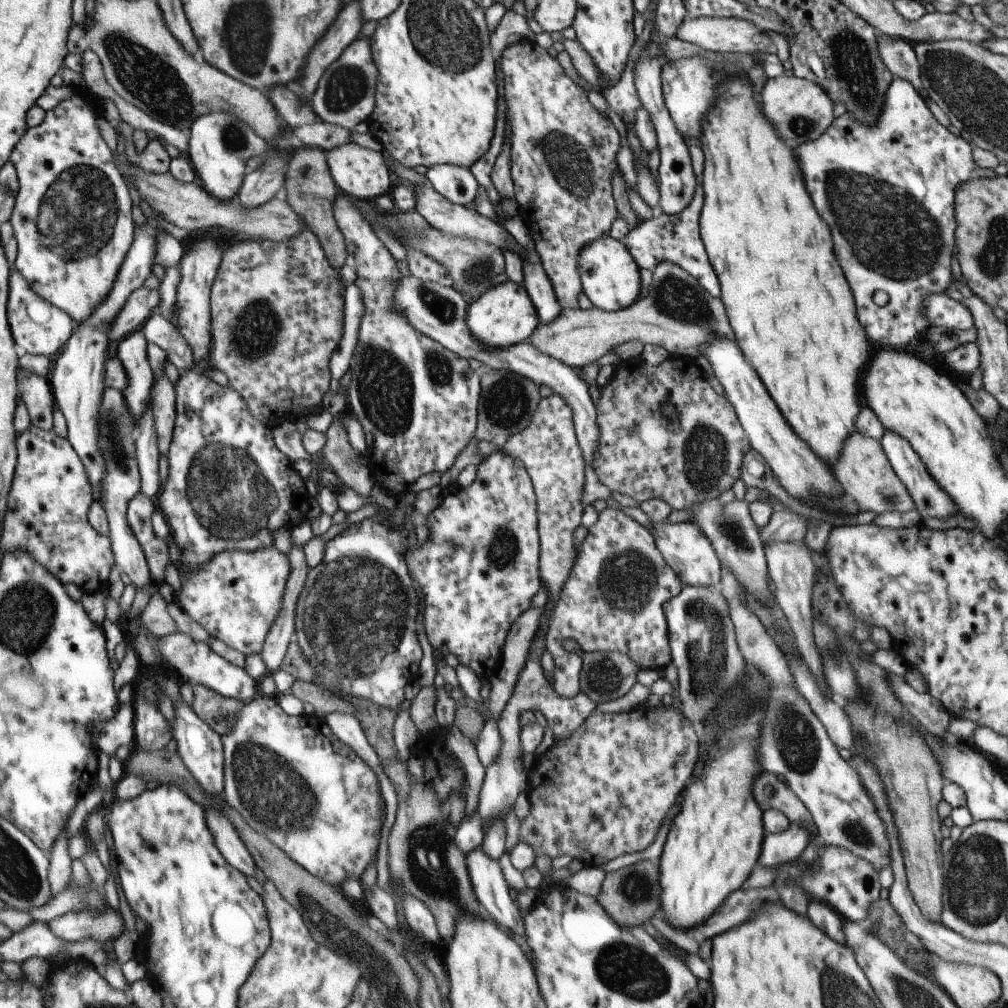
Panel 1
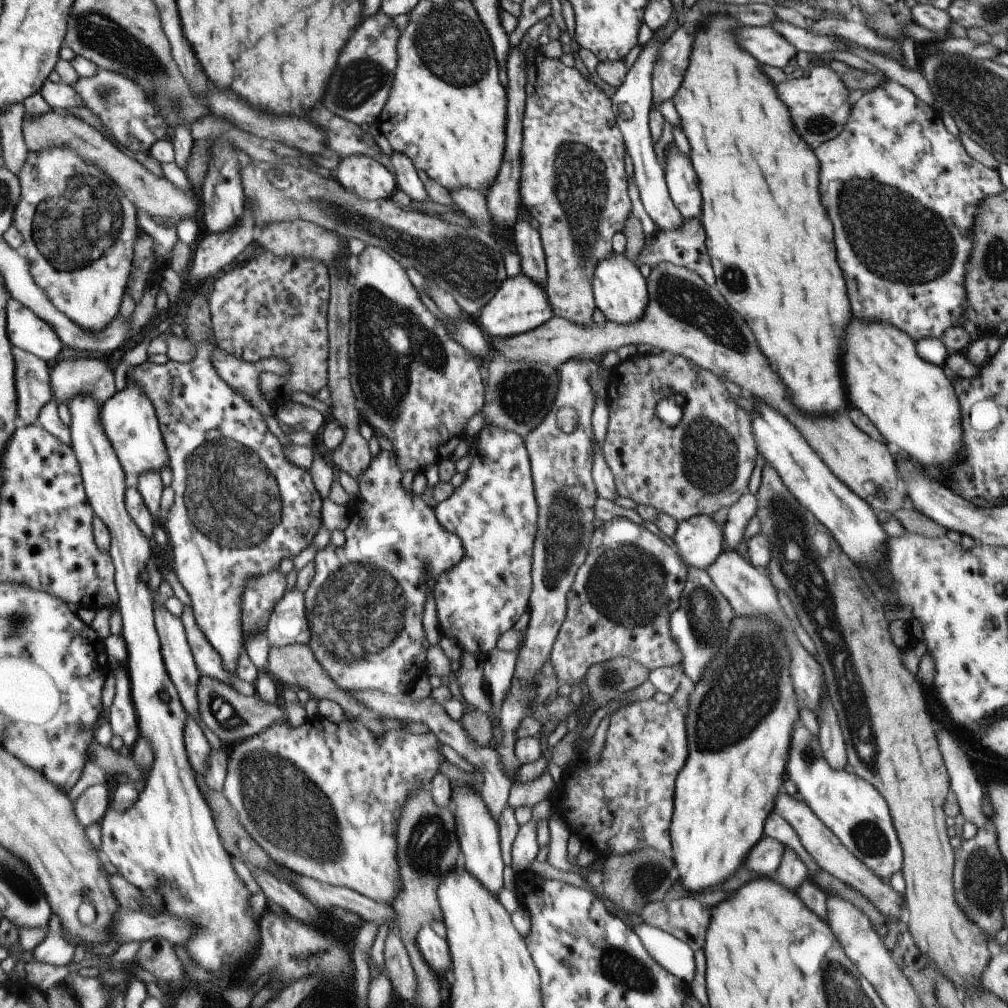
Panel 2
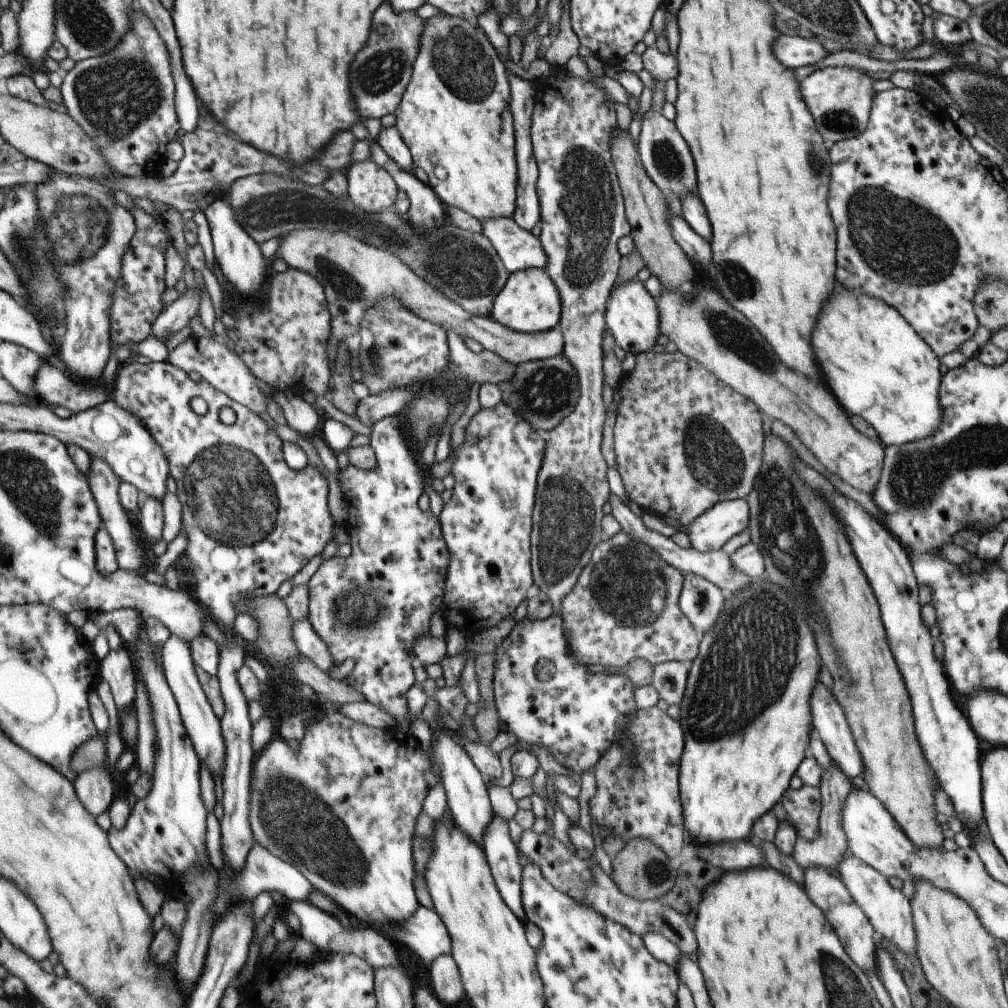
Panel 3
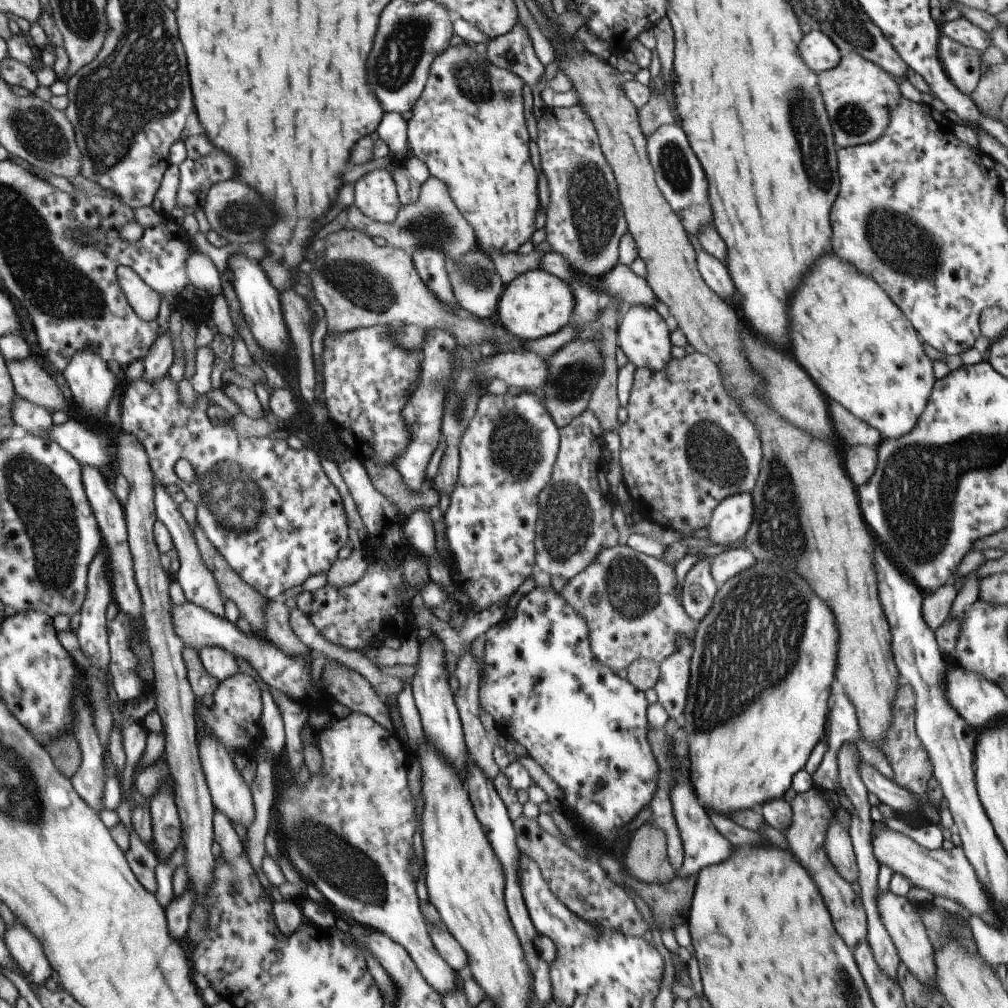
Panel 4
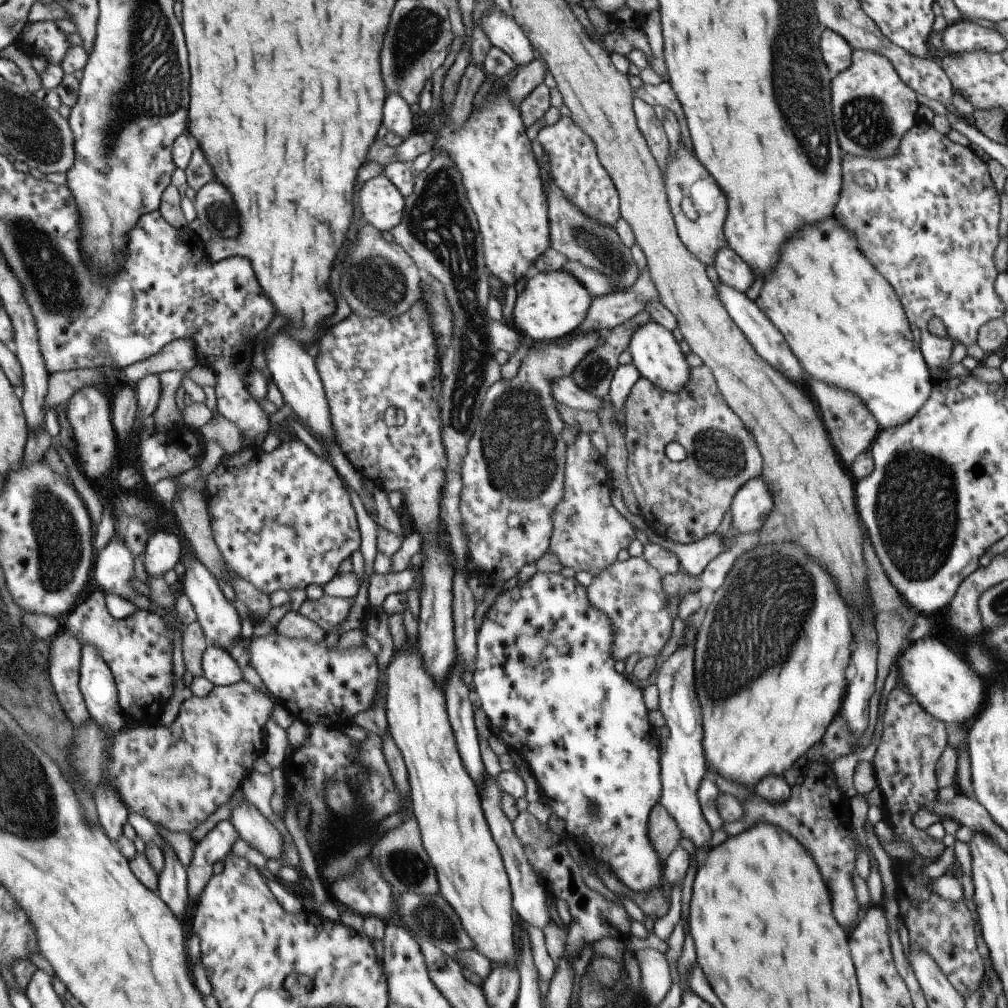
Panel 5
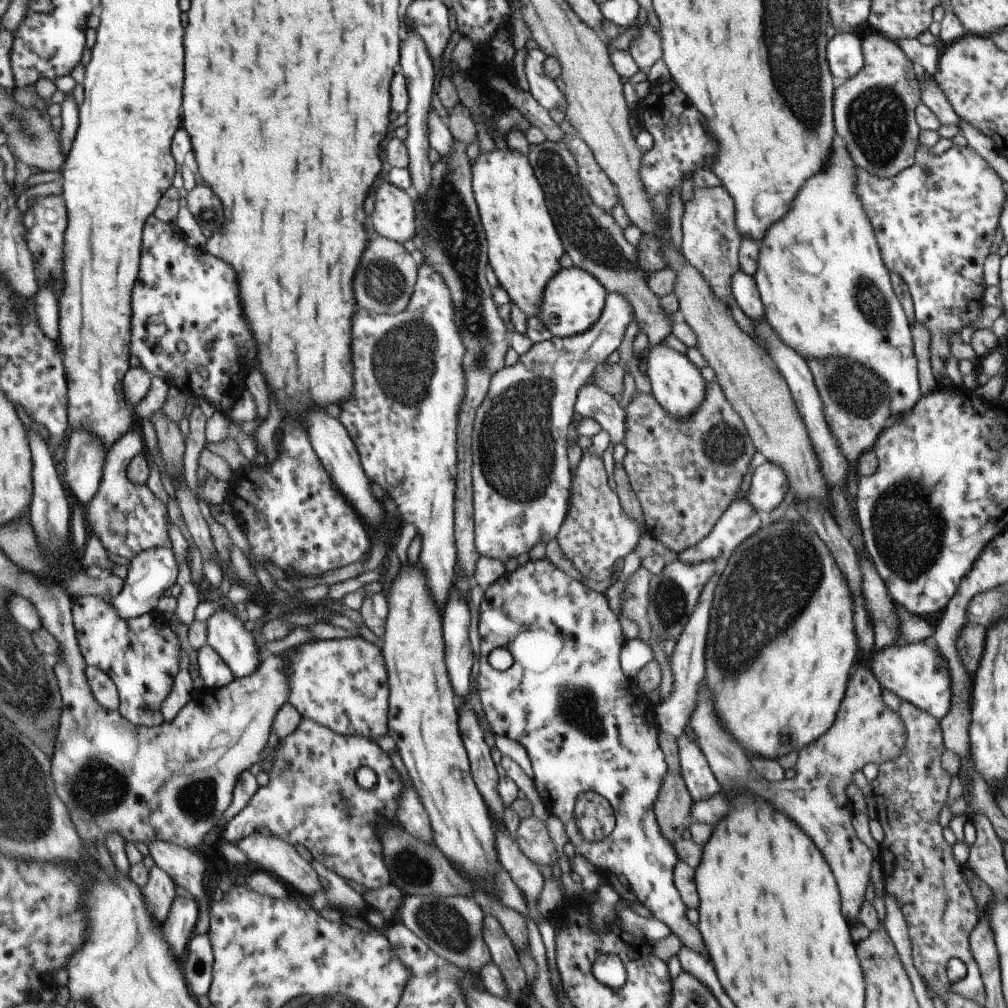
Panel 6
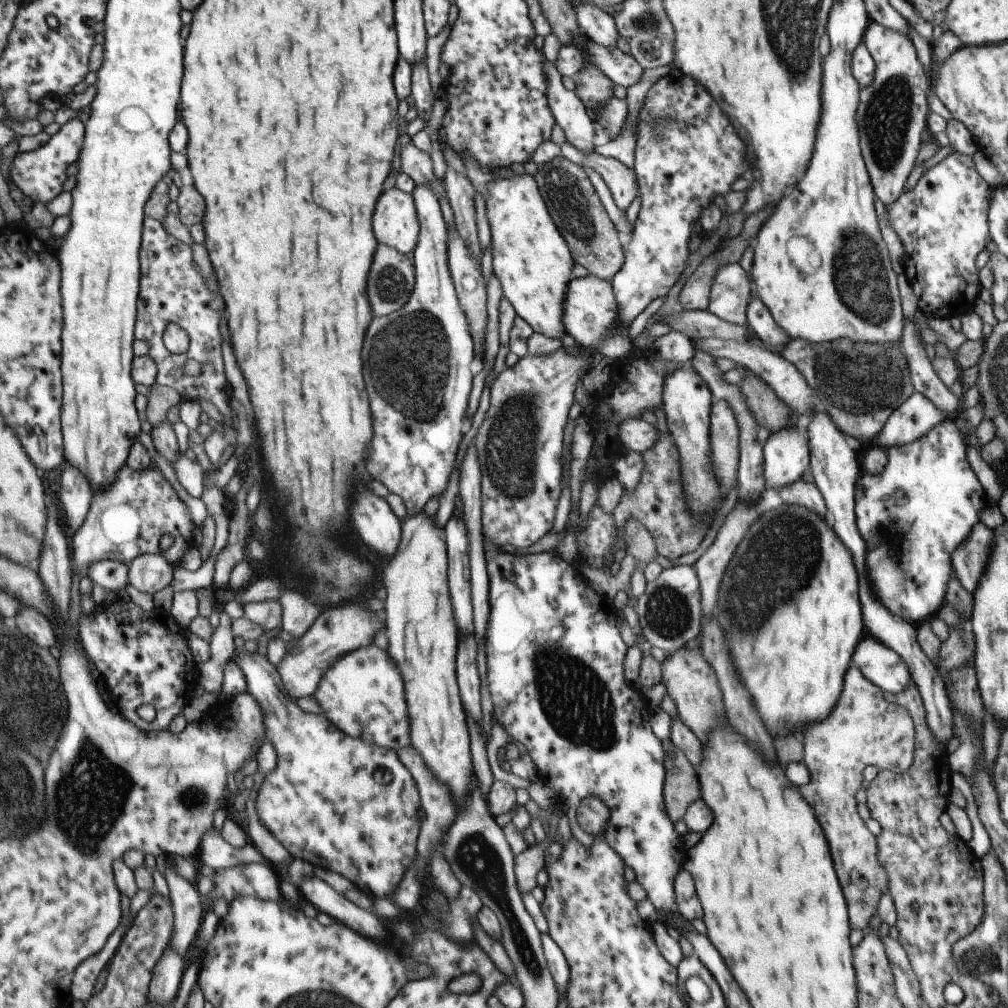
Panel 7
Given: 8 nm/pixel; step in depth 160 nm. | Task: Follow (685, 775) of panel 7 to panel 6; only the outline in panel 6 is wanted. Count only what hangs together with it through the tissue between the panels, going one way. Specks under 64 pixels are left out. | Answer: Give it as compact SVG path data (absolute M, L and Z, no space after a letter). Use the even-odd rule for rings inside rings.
M658 732L657 740L667 768L652 809L661 834L672 844L693 821L690 817L693 800L680 773L676 738Z

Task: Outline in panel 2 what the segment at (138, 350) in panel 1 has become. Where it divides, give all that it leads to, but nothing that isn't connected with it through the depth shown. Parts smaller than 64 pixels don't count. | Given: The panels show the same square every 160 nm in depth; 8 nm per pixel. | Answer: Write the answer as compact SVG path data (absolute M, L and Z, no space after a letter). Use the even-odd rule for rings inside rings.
M133 380L125 382L123 390L114 393L99 408L99 424L119 460L124 474L143 474L143 472L160 472L163 466L169 465L169 458L162 442L155 417L155 410L149 398L139 390Z

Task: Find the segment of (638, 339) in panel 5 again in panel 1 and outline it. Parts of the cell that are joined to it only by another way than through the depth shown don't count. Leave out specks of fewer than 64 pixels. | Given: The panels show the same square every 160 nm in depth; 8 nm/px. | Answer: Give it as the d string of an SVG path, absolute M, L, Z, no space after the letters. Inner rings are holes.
M608 235L599 236L579 248L575 266L580 276L582 292L593 307L604 311L620 311L631 306L640 296L639 269L622 241Z

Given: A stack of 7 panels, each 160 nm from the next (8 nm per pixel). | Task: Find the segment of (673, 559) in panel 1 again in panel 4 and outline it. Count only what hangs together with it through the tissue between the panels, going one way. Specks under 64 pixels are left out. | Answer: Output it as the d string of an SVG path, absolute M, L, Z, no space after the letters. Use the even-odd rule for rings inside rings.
M750 492L725 497L713 509L708 526L712 550L734 546L747 534L752 523L752 496Z

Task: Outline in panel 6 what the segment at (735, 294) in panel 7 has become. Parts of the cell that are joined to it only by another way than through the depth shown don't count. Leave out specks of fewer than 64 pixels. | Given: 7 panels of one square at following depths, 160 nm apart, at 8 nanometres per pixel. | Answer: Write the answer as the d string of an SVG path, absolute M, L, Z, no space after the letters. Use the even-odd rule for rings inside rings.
M714 186L709 188L693 188L691 199L683 203L681 214L681 246L683 258L698 270L705 279L713 296L727 308L733 304L734 298L730 289L731 277L737 273L738 249L742 238L735 230L733 222L733 200L725 192L725 188Z

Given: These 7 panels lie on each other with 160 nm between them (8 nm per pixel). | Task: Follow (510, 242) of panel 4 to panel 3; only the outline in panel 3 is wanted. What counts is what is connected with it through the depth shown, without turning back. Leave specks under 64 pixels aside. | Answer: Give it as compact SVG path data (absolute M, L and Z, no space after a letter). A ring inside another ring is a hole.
M445 14L442 15L425 20L424 29L420 36L420 47L411 67L409 82L394 112L394 127L398 134L401 135L404 145L408 148L413 166L423 169L423 172L428 176L427 185L431 187L431 190L436 194L443 206L455 206L455 208L459 208L459 210L467 212L469 216L476 218L480 223L488 219L509 219L516 209L517 167L514 151L514 128L509 104L510 86L508 74L496 50L485 36L485 33L479 28L475 19L463 20Z

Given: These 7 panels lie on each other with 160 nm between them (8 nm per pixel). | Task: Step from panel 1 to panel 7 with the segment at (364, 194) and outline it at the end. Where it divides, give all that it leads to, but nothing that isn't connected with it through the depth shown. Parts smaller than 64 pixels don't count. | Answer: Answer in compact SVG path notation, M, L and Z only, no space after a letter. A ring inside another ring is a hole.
M393 187L377 198L373 212L373 234L379 244L387 244L402 255L416 245L419 232L414 202L410 193Z

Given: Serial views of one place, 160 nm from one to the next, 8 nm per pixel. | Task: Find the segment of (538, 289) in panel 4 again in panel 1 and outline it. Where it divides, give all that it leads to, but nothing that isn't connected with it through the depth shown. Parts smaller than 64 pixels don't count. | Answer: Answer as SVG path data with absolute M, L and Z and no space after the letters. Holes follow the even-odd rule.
M505 281L491 287L487 292L469 302L465 322L469 332L488 347L510 347L527 342L527 337L538 325L538 318L533 303L526 290L513 281Z

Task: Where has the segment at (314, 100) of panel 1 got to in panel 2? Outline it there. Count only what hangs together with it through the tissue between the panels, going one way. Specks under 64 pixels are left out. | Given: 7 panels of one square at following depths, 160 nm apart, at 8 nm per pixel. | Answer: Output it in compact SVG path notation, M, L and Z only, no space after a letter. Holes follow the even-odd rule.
M379 11L355 28L353 36L347 40L337 60L337 68L333 70L333 76L329 78L323 96L323 106L329 112L355 125L372 125L383 109L393 82L395 60L397 60L397 52L395 52L397 36L399 36L397 28L391 24L389 17Z

